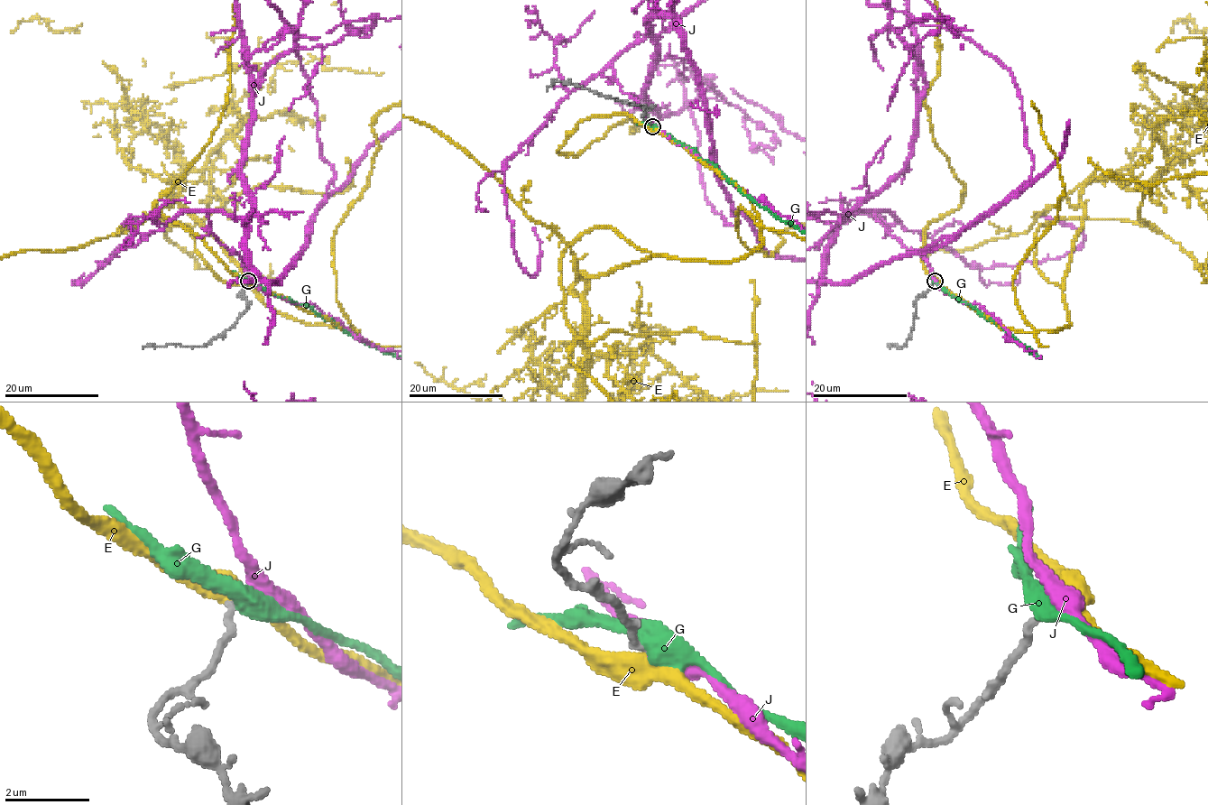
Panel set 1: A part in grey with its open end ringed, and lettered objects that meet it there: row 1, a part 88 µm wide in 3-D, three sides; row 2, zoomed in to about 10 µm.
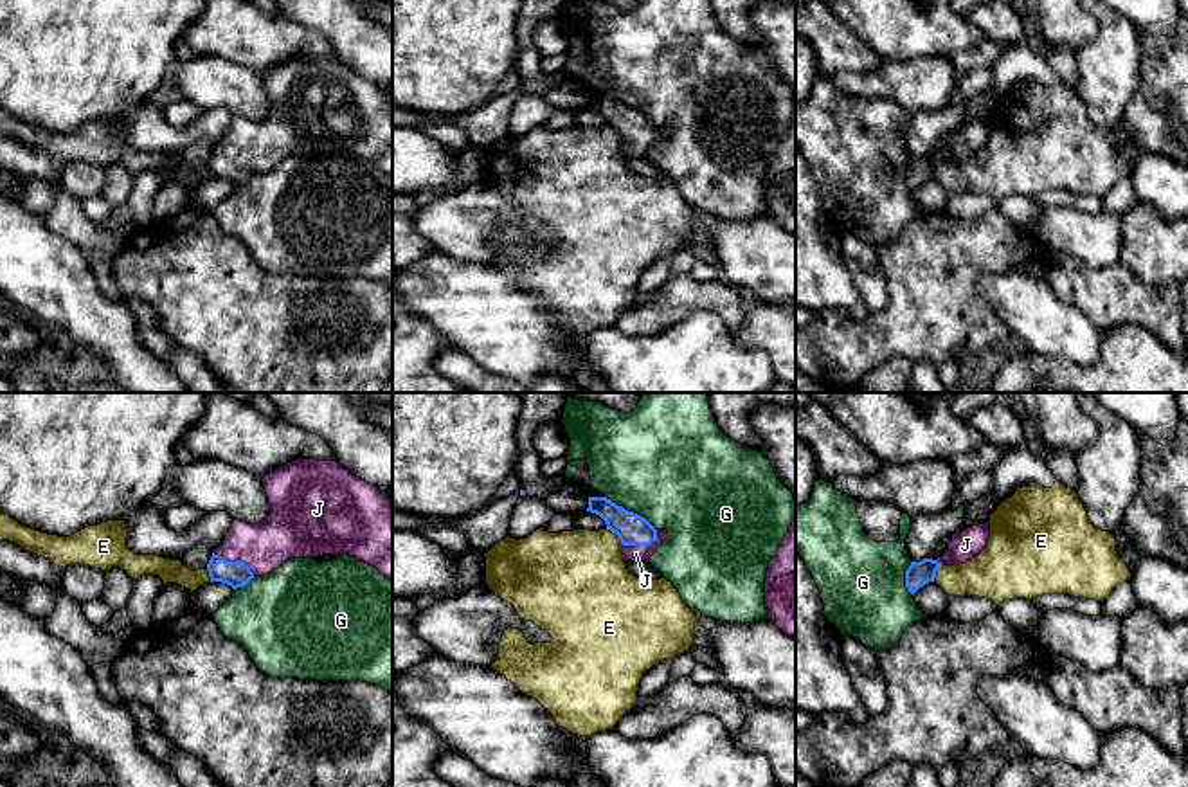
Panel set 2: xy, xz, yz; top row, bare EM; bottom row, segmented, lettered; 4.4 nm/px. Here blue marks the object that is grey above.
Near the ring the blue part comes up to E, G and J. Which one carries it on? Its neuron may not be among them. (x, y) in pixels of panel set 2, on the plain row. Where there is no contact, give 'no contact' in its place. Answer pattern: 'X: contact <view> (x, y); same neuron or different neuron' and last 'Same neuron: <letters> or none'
E: contact xz (616, 130); different neuron
G: contact xz (632, 108); different neuron
J: contact xy (236, 157); same neuron
Same neuron: J

